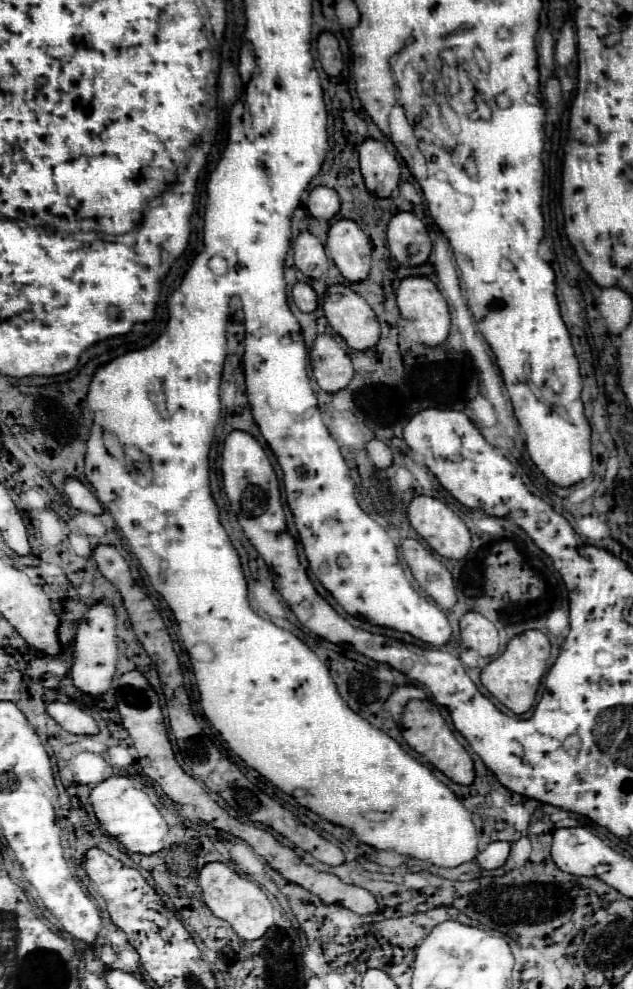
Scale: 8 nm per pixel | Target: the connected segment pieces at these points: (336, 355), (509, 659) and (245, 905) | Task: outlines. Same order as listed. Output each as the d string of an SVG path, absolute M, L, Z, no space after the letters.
M327 334L317 336L311 348L311 366L317 384L329 394L347 388L353 378L353 368L347 352L333 336Z
M527 630L523 634L517 634L515 638L509 640L505 652L489 662L483 672L481 672L481 684L511 712L515 714L525 714L537 696L537 688L541 684L541 678L547 668L547 660L551 654L551 644L549 638L539 632L539 630Z
M211 862L211 864L203 866L203 870L199 872L199 884L201 884L203 900L205 900L207 908L213 912L213 916L229 922L241 940L247 940L247 942L259 940L267 932L267 928L273 926L271 900L263 894L263 890L259 886L255 886L247 878L241 878L229 866L225 866L221 862Z

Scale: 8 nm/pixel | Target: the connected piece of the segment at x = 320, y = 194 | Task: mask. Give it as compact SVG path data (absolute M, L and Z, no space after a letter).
M317 186L309 192L307 208L317 220L331 220L339 212L339 196L327 186Z

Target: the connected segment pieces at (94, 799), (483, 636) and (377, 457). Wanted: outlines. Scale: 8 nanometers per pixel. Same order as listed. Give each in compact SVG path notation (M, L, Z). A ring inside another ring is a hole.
M111 776L99 786L93 788L91 792L91 804L95 810L95 816L101 824L101 828L117 838L129 852L137 854L155 854L161 852L165 846L165 836L167 836L167 822L159 814L157 806L149 800L149 796L135 788L131 778L127 776Z
M467 612L461 618L461 640L467 648L481 656L493 656L499 650L499 634L493 622L477 612Z
M371 440L367 444L367 454L369 454L369 458L373 460L373 464L377 468L389 468L391 462L393 462L393 456L391 456L389 446L383 444L381 440Z

